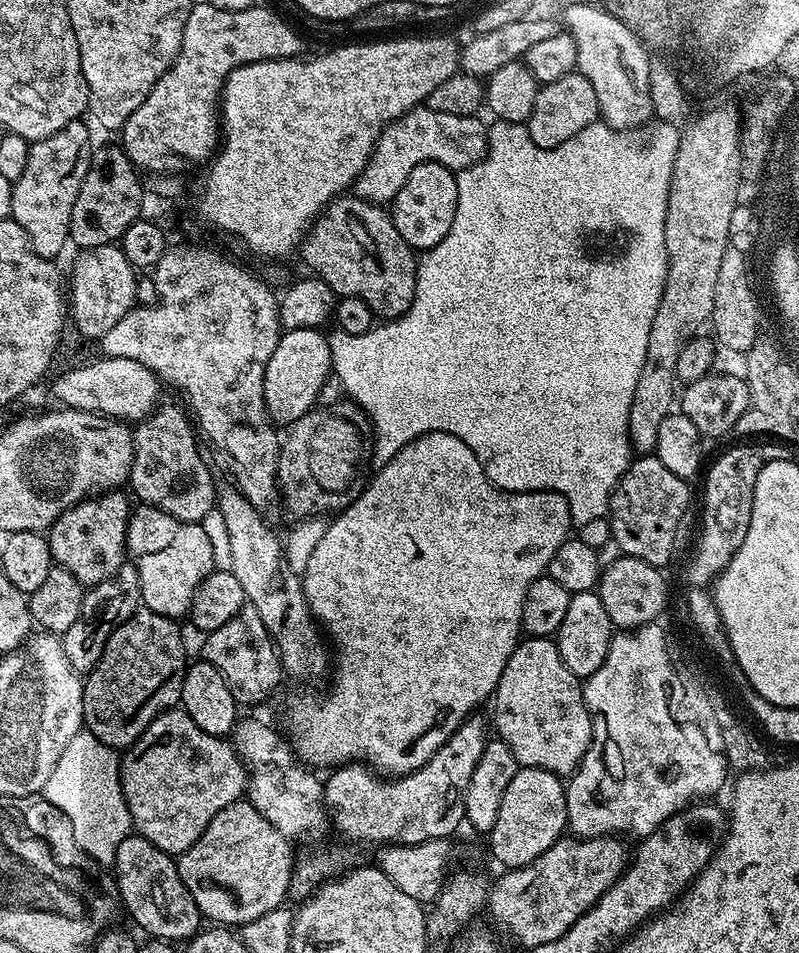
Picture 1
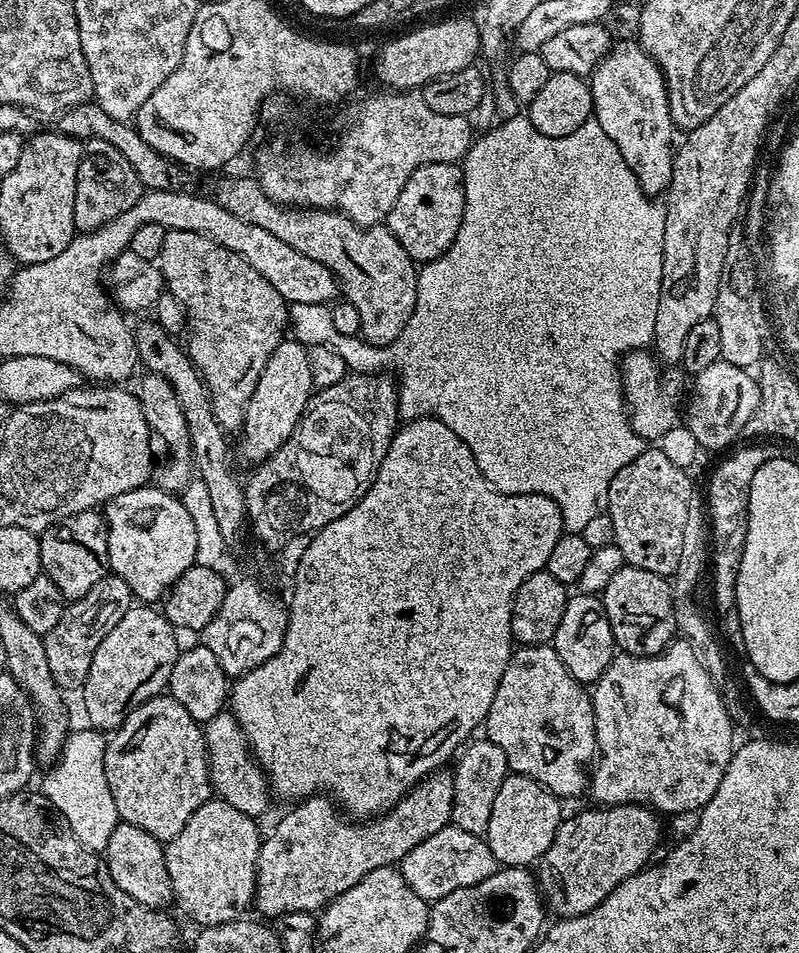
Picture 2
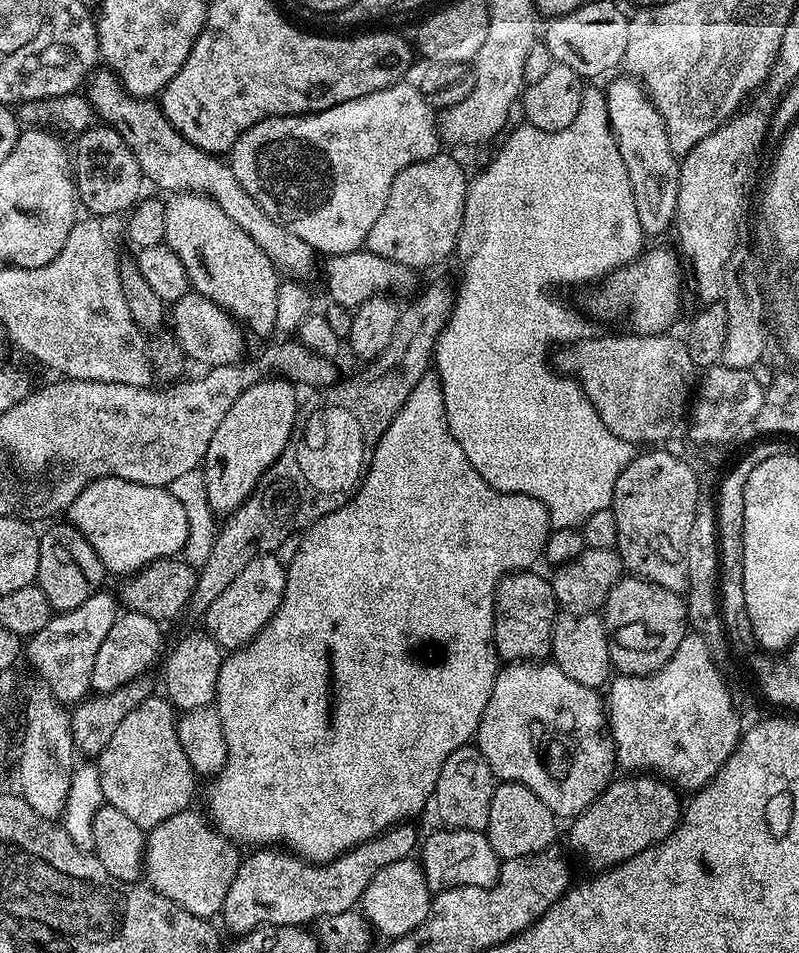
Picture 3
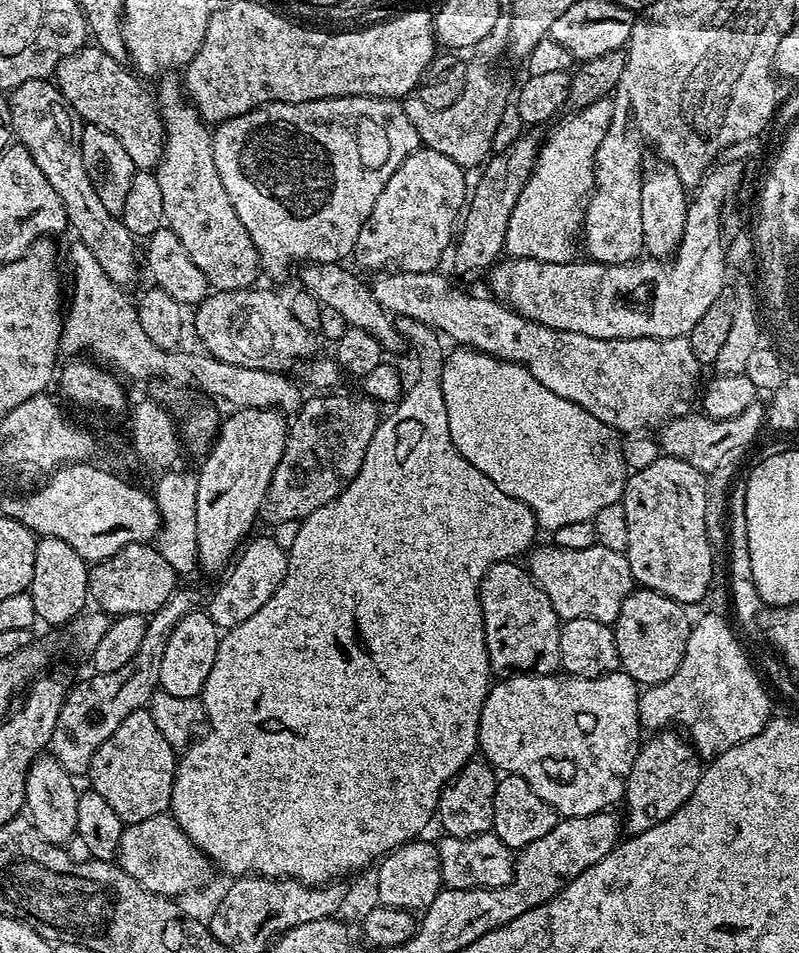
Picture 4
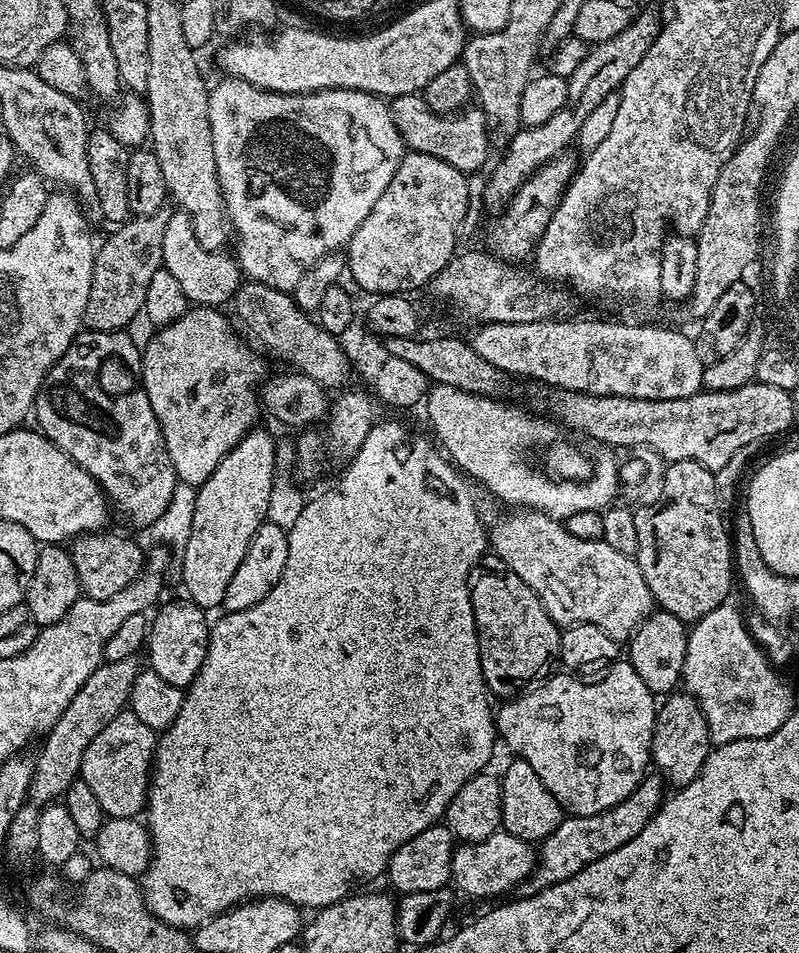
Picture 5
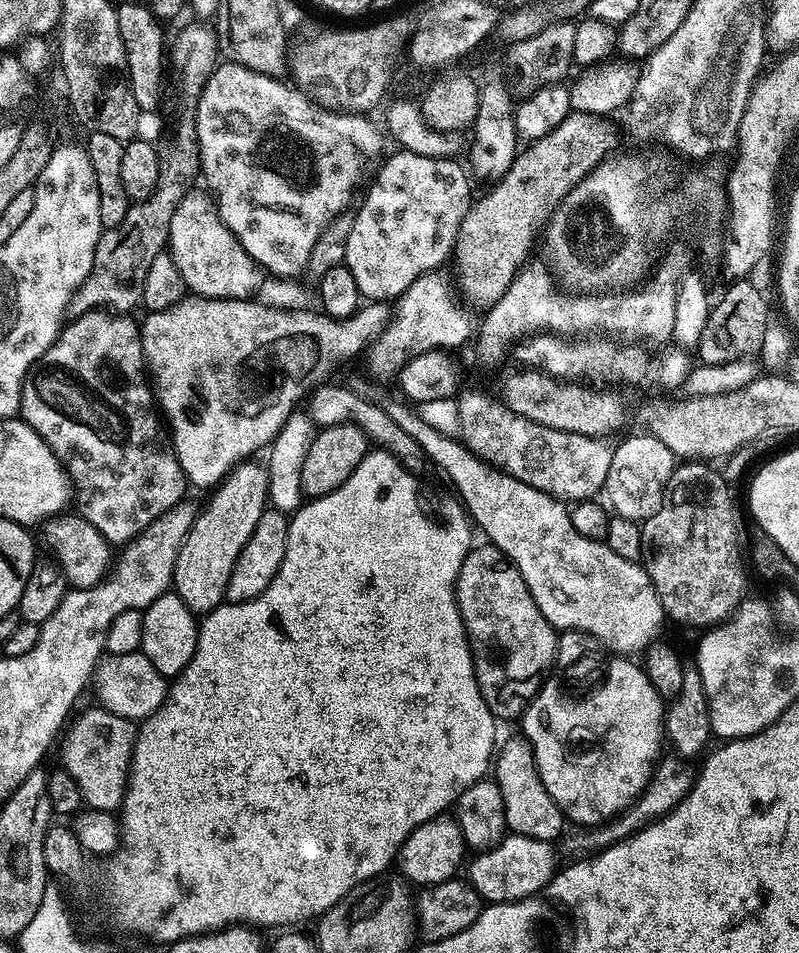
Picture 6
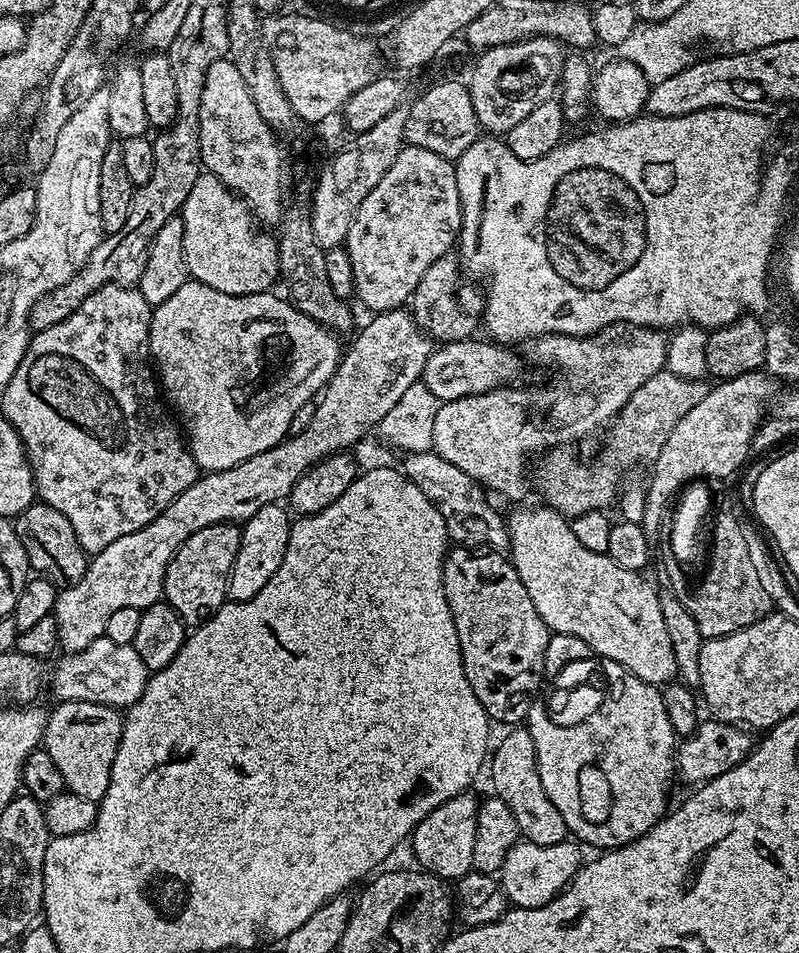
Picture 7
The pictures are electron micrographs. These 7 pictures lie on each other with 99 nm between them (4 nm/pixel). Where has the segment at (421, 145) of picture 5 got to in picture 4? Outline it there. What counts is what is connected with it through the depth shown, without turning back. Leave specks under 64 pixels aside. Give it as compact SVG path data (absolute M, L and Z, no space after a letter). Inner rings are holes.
M501 14L494 30L490 30L490 34L486 34L486 38L475 46L476 57L468 64L466 86L458 102L445 108L428 108L416 94L409 95L403 101L406 116L414 122L423 147L438 151L465 170L471 170L476 165L479 167L489 159L496 135L500 132L500 123L504 120L504 111L510 108L508 84L502 77L496 76L492 59L503 52L507 53L509 48L508 16Z

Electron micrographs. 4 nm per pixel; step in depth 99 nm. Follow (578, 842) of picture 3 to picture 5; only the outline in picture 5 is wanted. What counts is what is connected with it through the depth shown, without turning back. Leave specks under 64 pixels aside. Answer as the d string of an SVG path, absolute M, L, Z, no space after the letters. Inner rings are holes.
M676 690L665 700L668 701L665 704L663 701L656 710L651 763L655 771L663 776L673 789L684 788L690 782L694 782L694 778L698 778L714 745L712 736L708 733L704 712L691 692Z

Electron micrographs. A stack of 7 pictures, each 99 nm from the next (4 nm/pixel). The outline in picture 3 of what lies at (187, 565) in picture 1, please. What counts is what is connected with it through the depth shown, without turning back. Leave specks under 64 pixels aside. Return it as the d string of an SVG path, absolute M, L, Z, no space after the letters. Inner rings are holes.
M107 476L86 486L78 498L69 506L67 519L94 546L100 561L104 563L109 573L117 572L120 578L135 574L148 567L156 560L176 558L181 555L186 546L186 510L182 510L182 502L168 492L167 487L142 486L134 482L126 482L122 478Z

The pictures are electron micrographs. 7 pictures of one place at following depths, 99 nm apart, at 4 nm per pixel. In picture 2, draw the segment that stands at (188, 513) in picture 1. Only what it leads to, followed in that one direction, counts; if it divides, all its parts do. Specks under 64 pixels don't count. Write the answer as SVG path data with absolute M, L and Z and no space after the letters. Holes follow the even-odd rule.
M145 371L140 385L134 388L135 394L140 399L142 414L148 423L148 431L152 433L157 441L160 440L168 447L168 461L165 464L157 463L154 468L155 487L164 492L173 494L183 493L188 481L194 476L194 461L192 458L192 446L188 442L188 431L186 430L186 418L182 414L182 406L178 402L178 394L174 394L174 386L166 382L158 374Z

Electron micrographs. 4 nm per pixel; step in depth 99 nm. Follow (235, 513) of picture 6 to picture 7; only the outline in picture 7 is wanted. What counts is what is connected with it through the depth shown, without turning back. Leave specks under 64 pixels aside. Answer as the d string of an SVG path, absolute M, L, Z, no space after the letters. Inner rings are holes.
M235 523L206 526L206 530L190 534L168 563L163 599L189 629L205 624L228 600L228 579L232 576L234 558L238 558L239 545L240 528Z

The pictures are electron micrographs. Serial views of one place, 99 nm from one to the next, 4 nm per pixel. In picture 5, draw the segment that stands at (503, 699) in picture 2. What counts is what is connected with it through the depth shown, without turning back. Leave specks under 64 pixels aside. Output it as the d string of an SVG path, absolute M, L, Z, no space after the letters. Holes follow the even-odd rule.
M626 658L609 663L606 671L608 673L593 684L575 680L572 674L549 675L523 694L501 703L504 705L494 716L503 747L505 744L513 757L530 762L546 790L554 794L565 813L574 816L593 816L610 810L610 806L618 806L618 802L625 800L643 782L652 759L657 697L648 689L646 682L638 678L638 670L634 670Z

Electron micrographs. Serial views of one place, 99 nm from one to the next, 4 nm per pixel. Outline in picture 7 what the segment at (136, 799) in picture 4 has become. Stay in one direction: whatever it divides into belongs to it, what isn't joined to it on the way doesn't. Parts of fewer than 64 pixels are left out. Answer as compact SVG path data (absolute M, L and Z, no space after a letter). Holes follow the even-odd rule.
M65 700L47 713L42 747L54 758L64 779L67 791L99 802L106 794L112 777L114 754L124 729L123 715L117 709L98 702L74 702Z

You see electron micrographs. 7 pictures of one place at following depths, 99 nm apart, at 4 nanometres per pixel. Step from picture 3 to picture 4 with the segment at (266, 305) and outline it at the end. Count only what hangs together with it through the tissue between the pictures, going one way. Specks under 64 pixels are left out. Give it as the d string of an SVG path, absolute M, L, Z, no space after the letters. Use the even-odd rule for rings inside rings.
M164 74L159 77L160 89L155 89L154 95L160 105L160 117L164 123L164 153L158 167L155 169L158 186L162 186L162 210L167 227L178 234L182 246L190 254L194 266L206 274L209 285L213 289L225 292L250 288L257 283L256 275L261 275L260 255L246 230L242 226L242 218L234 210L230 202L230 194L226 194L226 186L222 186L222 178L218 178L218 166L214 166L214 146L209 125L200 118L192 101L188 99L181 77L176 74Z

